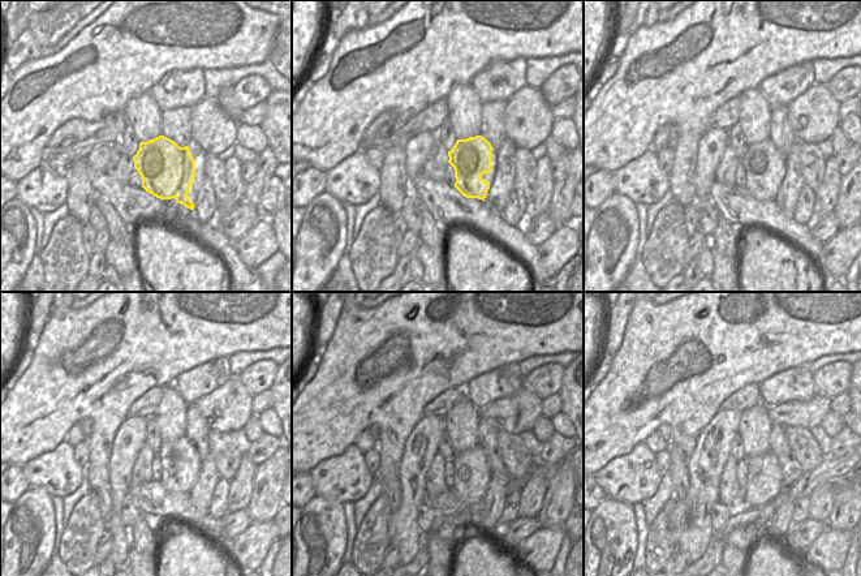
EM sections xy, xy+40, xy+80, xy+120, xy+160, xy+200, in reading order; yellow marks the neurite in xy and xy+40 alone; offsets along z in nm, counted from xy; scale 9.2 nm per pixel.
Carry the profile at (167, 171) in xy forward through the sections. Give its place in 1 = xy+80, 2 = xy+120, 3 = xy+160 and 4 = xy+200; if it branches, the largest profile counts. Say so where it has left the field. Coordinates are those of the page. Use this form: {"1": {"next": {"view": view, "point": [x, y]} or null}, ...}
{"1": {"next": {"view": "xy+80", "point": [762, 160]}}, "2": {"next": {"view": "xy+120", "point": [176, 458]}}, "3": {"next": {"view": "xy+160", "point": [470, 484]}}, "4": {"next": {"view": "xy+200", "point": [763, 485]}}}

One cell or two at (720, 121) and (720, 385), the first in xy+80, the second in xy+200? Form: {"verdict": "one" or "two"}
{"verdict": "two"}

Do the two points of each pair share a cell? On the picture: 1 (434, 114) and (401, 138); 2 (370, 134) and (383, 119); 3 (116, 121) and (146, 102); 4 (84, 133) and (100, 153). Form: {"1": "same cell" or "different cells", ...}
{"1": "same cell", "2": "same cell", "3": "different cells", "4": "different cells"}

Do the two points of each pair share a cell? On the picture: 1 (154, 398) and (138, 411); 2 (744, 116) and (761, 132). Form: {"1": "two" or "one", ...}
{"1": "one", "2": "one"}

